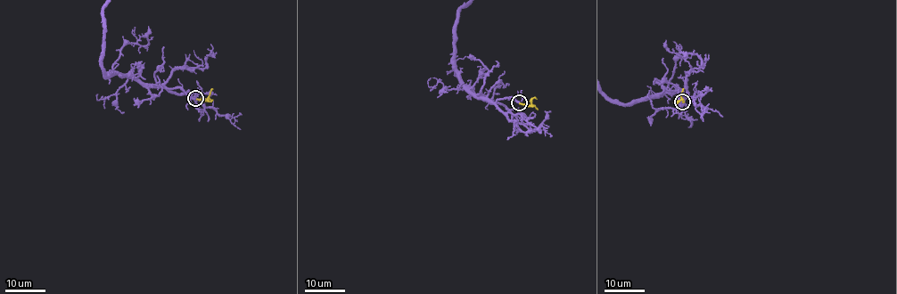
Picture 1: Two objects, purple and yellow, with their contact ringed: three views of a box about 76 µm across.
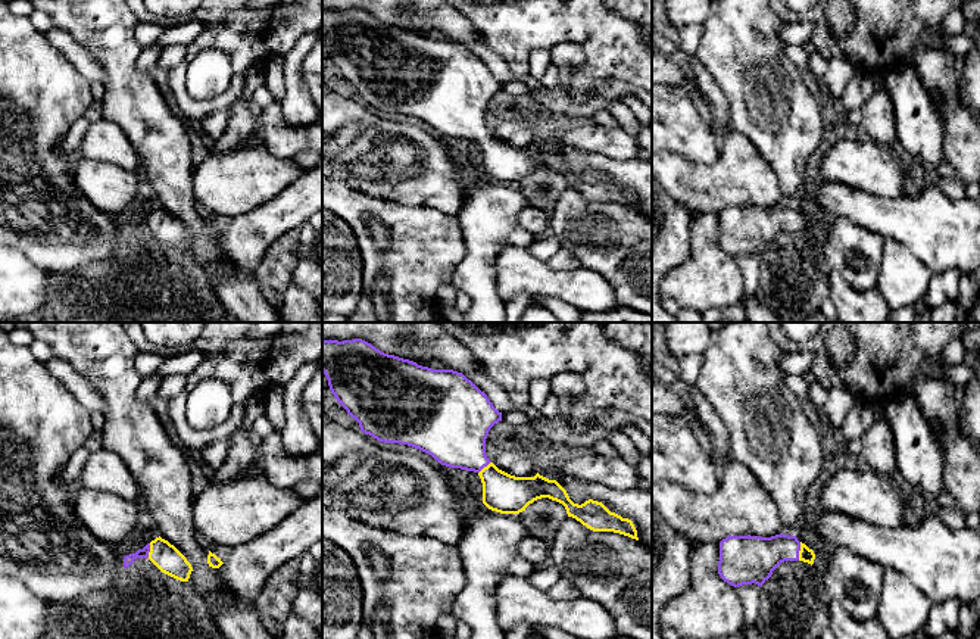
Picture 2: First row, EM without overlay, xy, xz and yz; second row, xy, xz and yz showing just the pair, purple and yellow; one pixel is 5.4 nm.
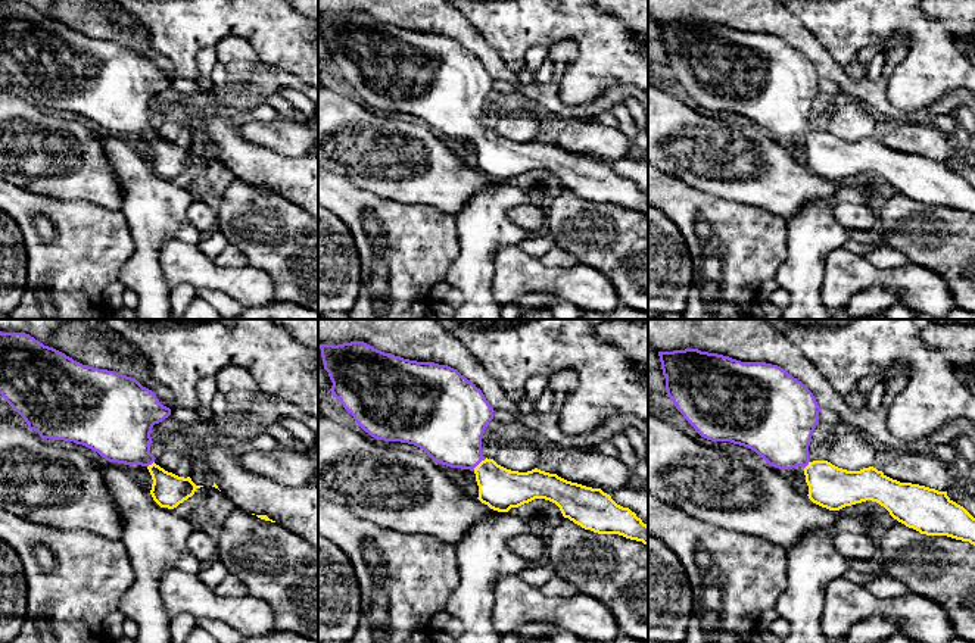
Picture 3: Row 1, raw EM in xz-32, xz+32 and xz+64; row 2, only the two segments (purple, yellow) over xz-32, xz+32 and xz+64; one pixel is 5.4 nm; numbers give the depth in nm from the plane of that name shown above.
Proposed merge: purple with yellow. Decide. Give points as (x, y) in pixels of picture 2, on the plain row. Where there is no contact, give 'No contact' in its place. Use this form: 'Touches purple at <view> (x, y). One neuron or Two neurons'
Touches purple at yz (799, 220). One neuron

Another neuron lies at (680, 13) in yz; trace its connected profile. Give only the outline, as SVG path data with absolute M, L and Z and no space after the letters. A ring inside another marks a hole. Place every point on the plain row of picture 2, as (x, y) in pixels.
M664 0L667 21L678 31L687 25L703 25L712 0Z

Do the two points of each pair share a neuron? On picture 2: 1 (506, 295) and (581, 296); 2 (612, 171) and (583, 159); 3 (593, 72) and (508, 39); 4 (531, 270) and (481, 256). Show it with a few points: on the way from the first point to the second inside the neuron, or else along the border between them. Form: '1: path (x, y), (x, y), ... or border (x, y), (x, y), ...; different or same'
1: path (526, 284), (562, 284); same
2: path (605, 165), (590, 161); same
3: path (593, 43), (593, 39), (584, 30), (537, 30); same
4: border (526, 246), (506, 245), (498, 253), (498, 295); different

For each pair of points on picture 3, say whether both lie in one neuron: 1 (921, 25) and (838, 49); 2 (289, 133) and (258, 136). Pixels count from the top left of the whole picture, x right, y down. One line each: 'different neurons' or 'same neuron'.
1: same neuron
2: same neuron

